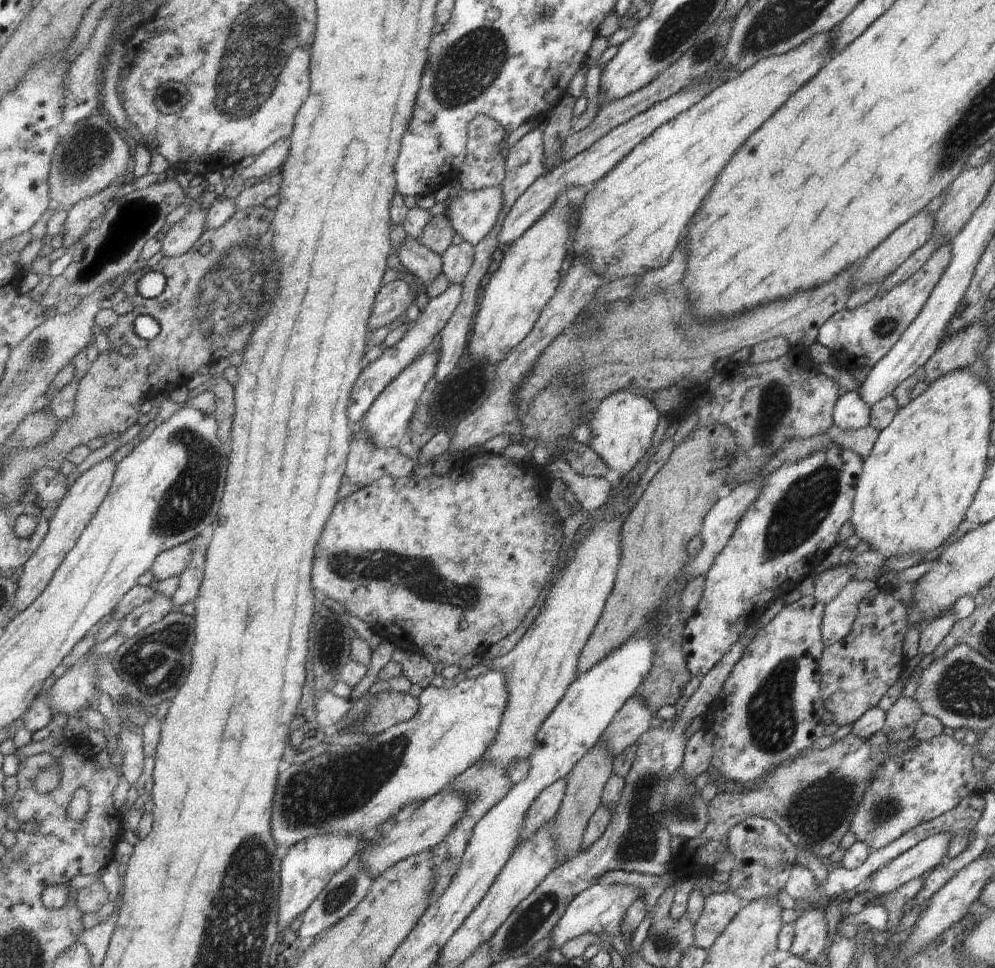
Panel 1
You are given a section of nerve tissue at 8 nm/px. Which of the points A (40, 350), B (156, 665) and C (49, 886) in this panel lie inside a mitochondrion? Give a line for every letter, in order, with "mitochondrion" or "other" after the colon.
A: mitochondrion
B: mitochondrion
C: other

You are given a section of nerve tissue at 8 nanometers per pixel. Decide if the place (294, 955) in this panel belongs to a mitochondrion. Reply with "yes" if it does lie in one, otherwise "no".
no

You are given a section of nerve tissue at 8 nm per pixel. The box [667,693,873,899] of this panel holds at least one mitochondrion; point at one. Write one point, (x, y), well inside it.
(818, 808)

